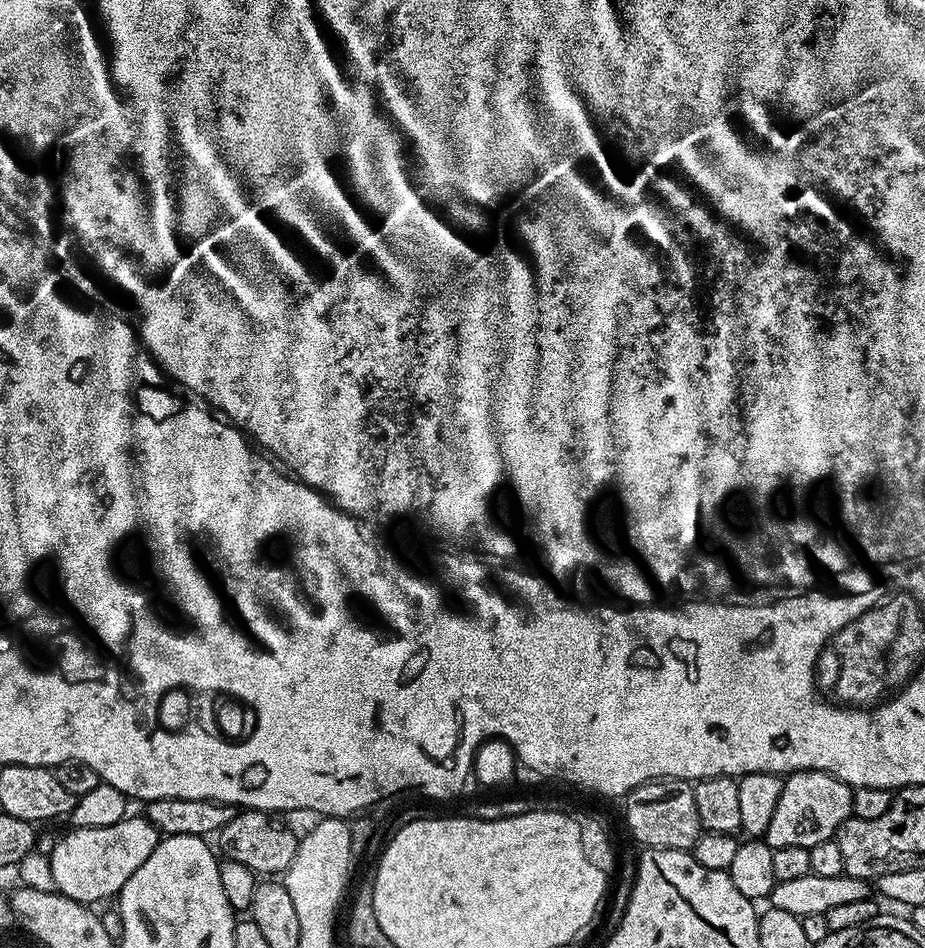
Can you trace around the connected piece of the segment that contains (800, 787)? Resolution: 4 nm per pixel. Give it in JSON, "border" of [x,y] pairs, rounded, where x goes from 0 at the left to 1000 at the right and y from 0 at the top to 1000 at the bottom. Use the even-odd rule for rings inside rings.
{"border":[[[857,814],[848,823],[845,835],[841,838],[841,848],[837,850],[836,862],[832,863],[830,874],[824,883],[827,890],[834,895],[845,892],[867,892],[879,895],[884,888],[893,888],[901,885],[908,873],[921,861],[921,838],[922,832],[911,827],[906,821],[902,821],[892,814]]]}

